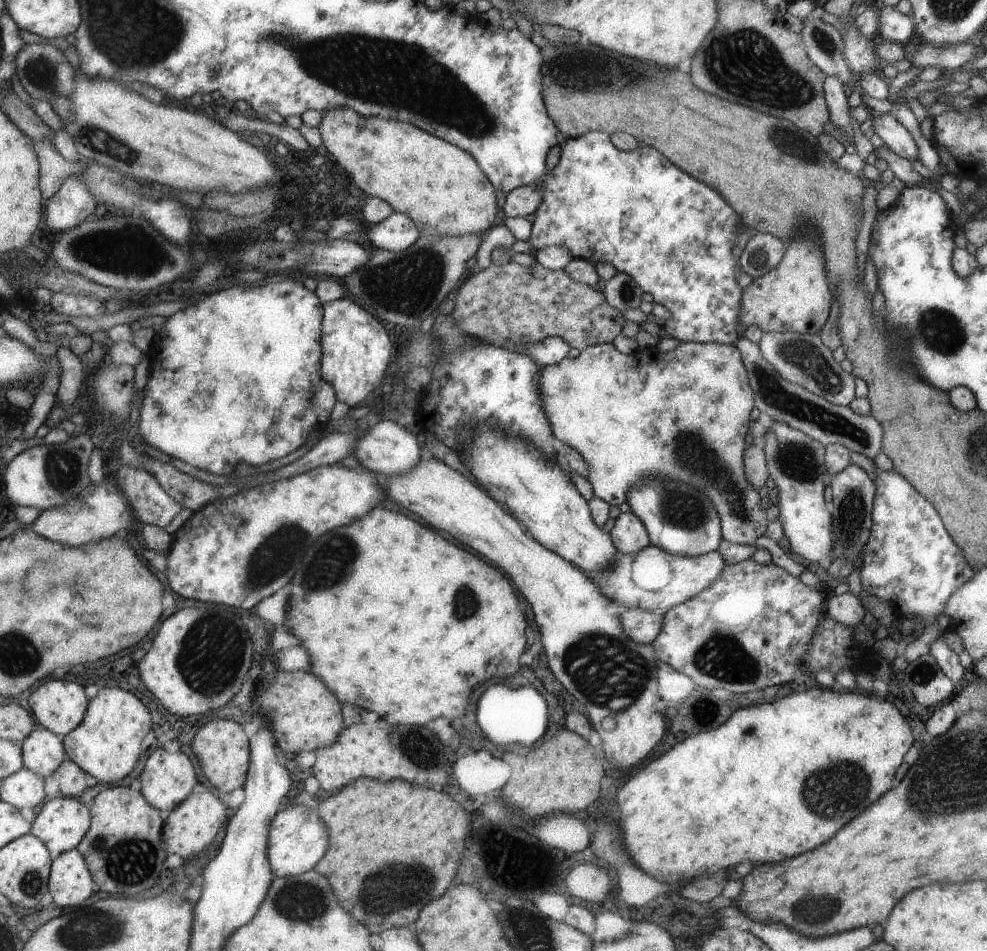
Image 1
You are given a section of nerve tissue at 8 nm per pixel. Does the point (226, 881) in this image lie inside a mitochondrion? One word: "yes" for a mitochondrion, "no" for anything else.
no

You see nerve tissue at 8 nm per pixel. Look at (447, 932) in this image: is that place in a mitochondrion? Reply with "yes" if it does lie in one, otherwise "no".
no

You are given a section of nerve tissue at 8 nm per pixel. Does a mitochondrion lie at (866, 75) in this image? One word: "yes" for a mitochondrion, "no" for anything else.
no

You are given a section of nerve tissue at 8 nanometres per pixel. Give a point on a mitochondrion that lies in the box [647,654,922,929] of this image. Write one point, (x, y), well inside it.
(829, 793)

